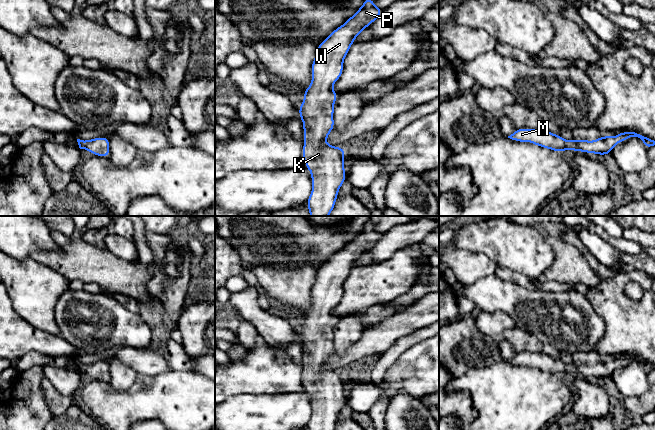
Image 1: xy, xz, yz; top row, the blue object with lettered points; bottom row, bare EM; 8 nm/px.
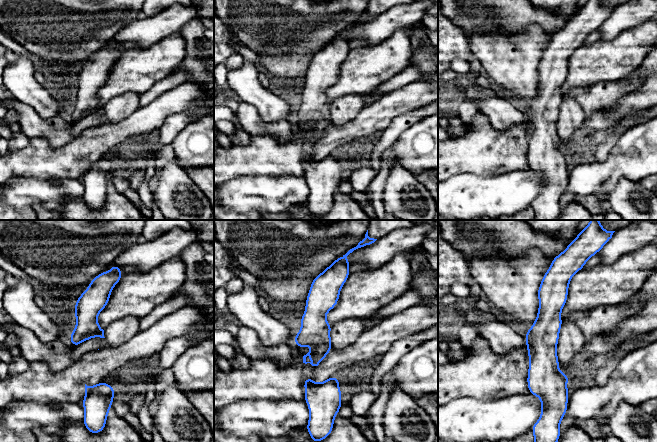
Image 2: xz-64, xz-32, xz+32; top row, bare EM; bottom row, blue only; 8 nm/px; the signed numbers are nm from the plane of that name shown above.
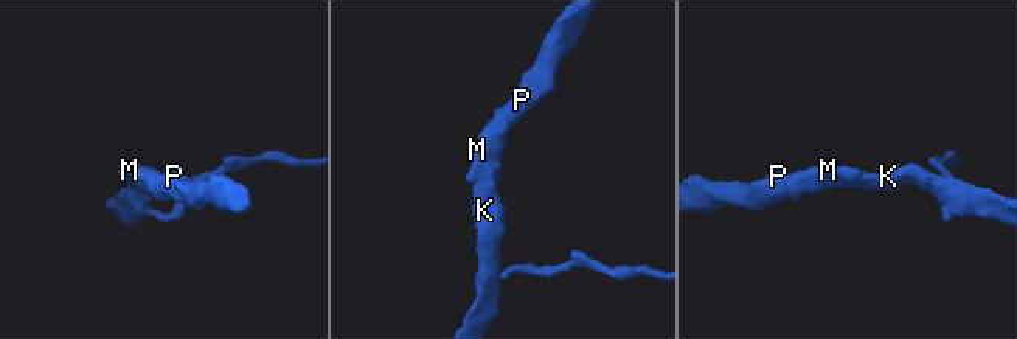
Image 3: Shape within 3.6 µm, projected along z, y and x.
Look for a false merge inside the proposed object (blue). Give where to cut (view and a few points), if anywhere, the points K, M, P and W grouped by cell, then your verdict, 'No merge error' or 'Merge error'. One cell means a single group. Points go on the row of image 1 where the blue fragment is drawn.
No split. Groups: K M P W. No merge error

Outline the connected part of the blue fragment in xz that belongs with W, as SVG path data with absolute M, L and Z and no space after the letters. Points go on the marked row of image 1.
M365 0L353 16L332 31L317 47L311 67L312 82L304 91L304 101L299 106L299 118L303 120L304 128L302 156L305 167L310 170L313 184L313 190L306 202L310 216L328 216L333 211L338 191L347 176L344 172L345 165L343 162L345 148L326 144L326 138L335 127L333 106L339 95L332 90L332 86L342 75L344 58L354 43L354 39L362 30L373 23L383 10L383 8L376 7L373 0Z

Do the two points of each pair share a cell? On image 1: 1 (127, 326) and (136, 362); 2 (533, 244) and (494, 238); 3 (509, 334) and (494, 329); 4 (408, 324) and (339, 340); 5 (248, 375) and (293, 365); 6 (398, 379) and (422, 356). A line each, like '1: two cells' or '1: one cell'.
1: two cells
2: one cell
3: two cells
4: two cells
5: one cell
6: one cell

